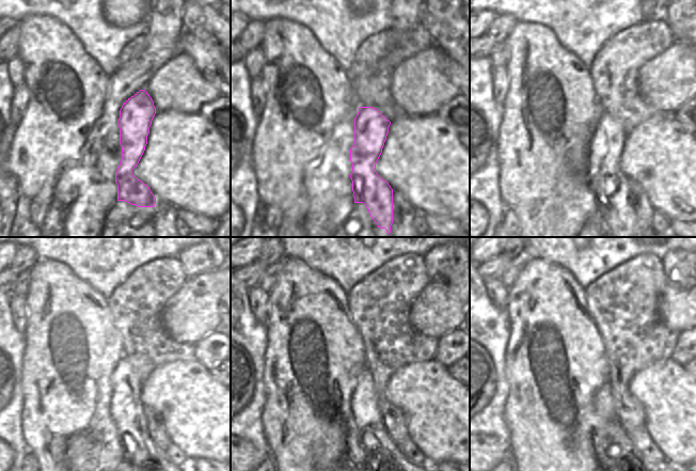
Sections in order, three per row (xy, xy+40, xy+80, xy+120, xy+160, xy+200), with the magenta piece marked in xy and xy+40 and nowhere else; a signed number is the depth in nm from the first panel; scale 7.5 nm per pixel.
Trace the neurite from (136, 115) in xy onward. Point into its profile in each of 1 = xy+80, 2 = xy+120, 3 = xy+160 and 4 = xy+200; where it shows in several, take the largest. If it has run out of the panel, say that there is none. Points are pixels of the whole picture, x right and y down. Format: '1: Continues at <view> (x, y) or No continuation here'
1: Continues at xy+80 (612, 188)
2: Continues at xy+120 (127, 413)
3: Continues at xy+160 (381, 454)
4: Continues at xy+200 (608, 435)

